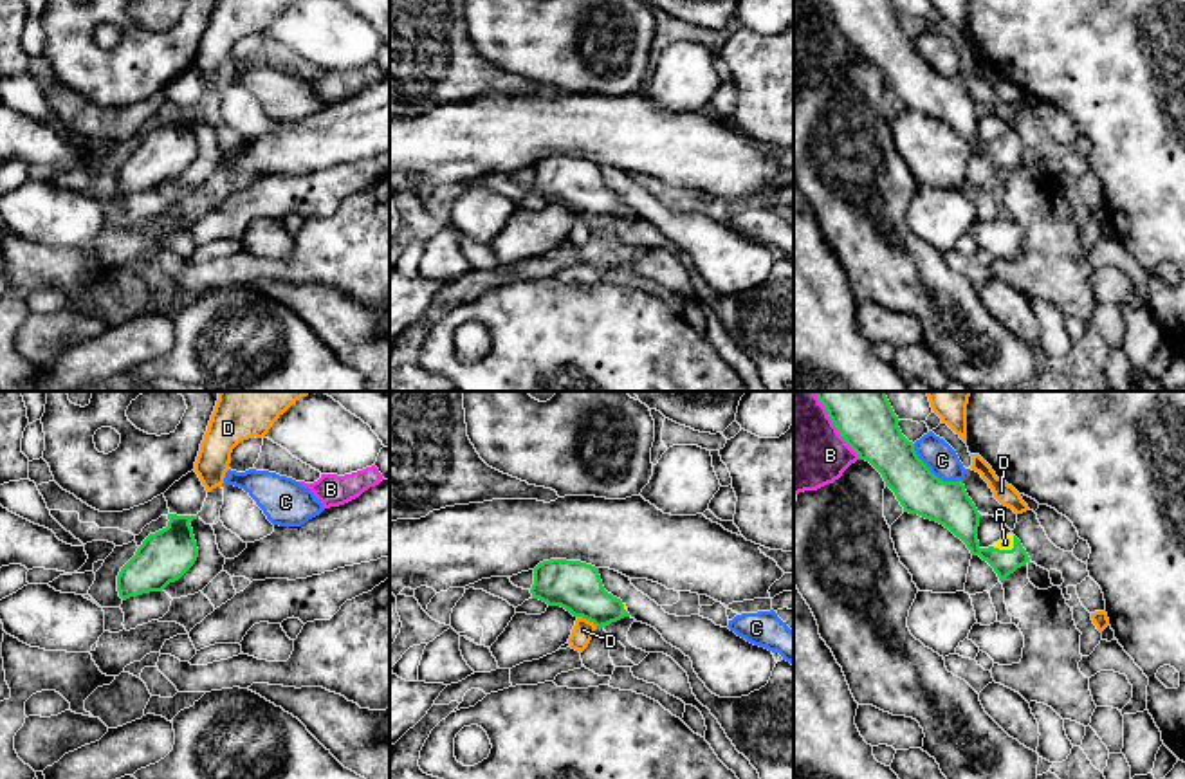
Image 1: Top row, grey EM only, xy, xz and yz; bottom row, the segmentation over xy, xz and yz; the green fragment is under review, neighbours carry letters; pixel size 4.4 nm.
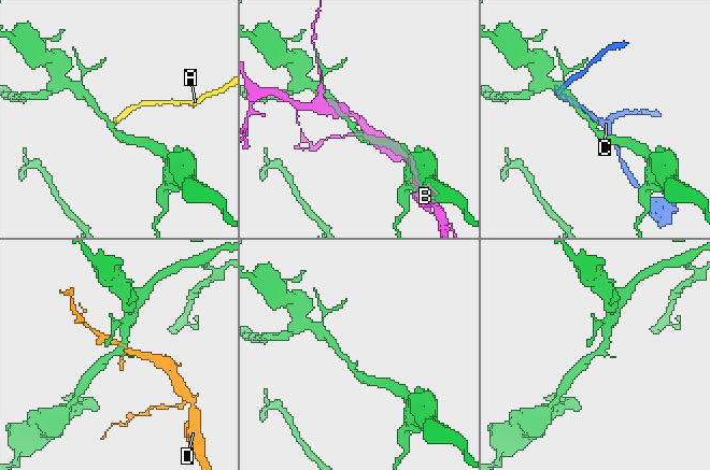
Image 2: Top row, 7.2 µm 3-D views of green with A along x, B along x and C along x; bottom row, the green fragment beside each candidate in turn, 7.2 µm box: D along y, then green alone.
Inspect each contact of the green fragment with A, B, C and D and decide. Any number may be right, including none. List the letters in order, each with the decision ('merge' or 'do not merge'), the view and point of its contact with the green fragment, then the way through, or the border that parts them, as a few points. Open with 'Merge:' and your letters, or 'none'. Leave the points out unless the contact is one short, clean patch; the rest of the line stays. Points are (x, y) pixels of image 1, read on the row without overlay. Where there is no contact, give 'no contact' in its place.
Merge: A
A: merge | yz (1007, 146) | across yz (962, 114), (982, 148), (1007, 146), (1005, 139)
B: do not merge | yz (837, 26)
C: do not merge | yz (931, 69)
D: do not merge | xz (588, 215) | along xz (578, 211), (597, 222)

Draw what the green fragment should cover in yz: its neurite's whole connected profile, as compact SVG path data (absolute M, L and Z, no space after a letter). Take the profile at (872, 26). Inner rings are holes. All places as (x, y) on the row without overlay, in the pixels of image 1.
M822 0L846 40L884 74L904 108L936 117L987 157L999 177L1030 159L1021 137L1008 130L988 144L978 137L981 110L961 76L943 78L918 54L891 0Z

